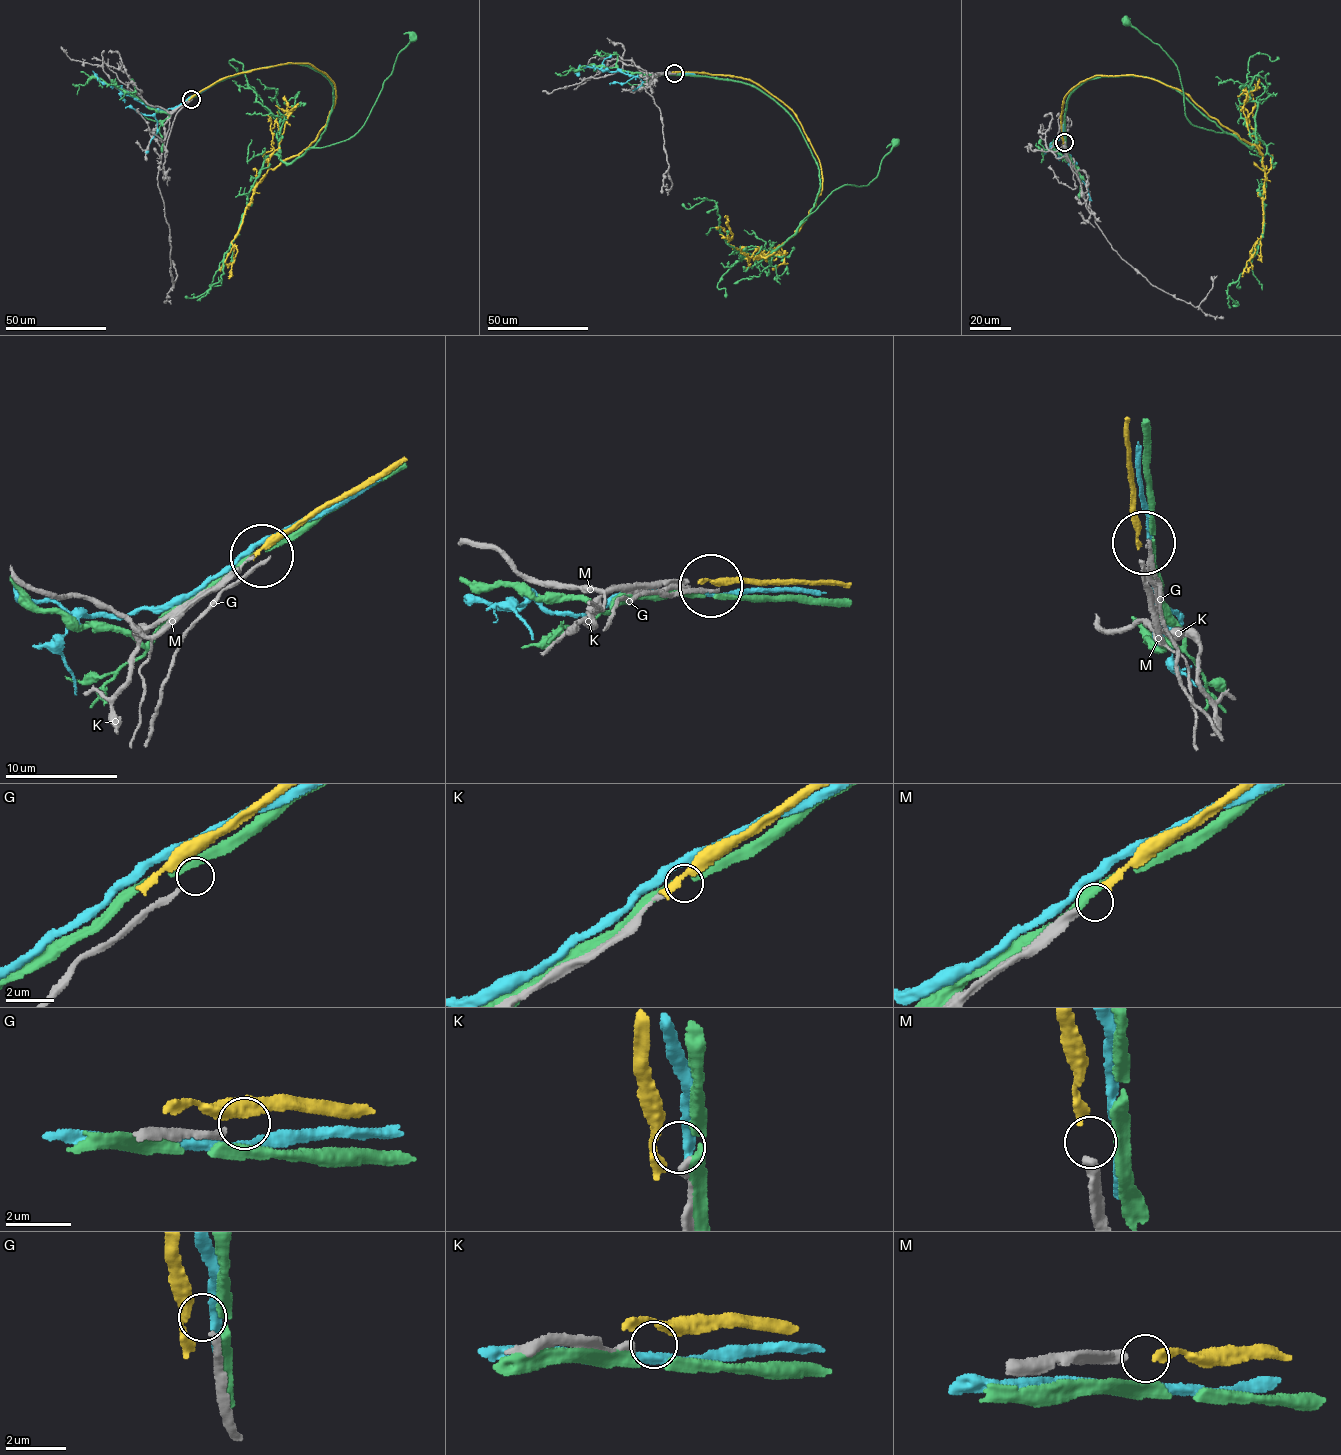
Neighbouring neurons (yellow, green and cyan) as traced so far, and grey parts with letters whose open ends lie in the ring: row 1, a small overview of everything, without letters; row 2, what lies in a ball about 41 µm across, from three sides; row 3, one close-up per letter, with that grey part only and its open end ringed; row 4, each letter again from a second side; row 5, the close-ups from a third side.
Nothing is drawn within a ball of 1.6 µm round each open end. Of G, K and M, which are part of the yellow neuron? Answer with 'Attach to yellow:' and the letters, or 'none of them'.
Attach to yellow: M

